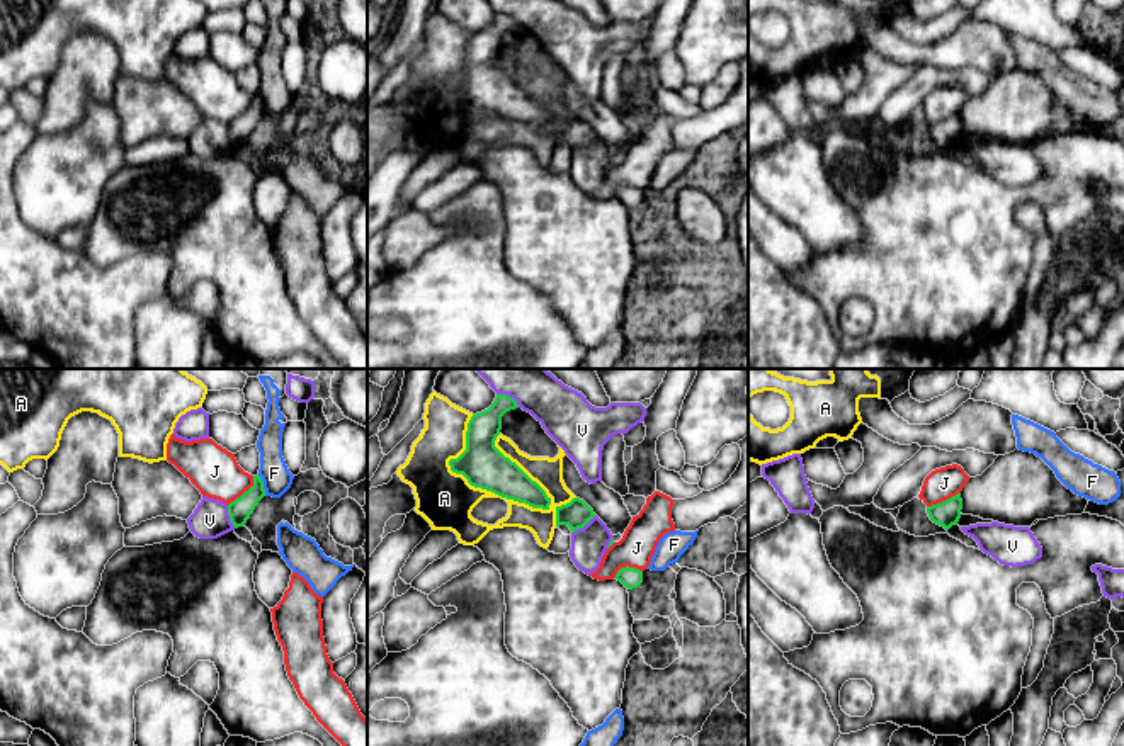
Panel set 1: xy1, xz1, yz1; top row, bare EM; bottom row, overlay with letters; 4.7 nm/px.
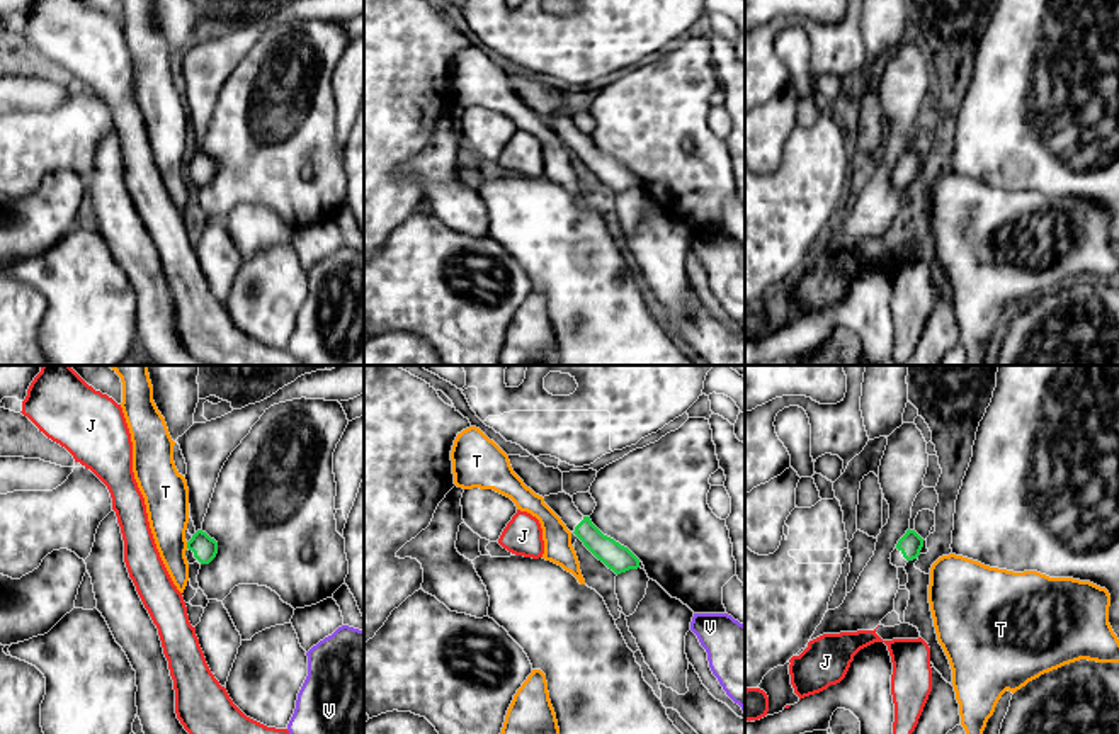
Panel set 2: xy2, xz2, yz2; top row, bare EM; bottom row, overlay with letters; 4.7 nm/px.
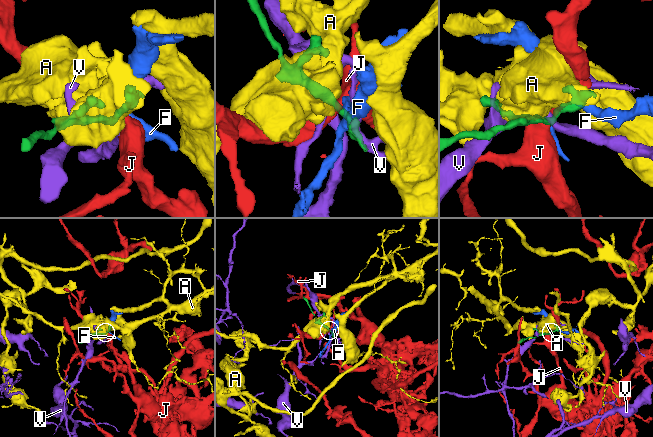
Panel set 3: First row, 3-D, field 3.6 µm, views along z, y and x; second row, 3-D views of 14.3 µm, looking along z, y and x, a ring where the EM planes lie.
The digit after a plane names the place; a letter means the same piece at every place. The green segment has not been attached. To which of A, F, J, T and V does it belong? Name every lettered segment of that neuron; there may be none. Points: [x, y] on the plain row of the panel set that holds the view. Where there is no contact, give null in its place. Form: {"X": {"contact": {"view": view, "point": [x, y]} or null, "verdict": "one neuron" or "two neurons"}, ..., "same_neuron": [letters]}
{"A": {"contact": {"view": "xz1", "point": [471, 104]}, "verdict": "two neurons"}, "F": {"contact": {"view": "xy1", "point": [262, 104]}, "verdict": "two neurons"}, "J": {"contact": {"view": "xy1", "point": [245, 111]}, "verdict": "two neurons"}, "T": {"contact": {"view": "xy2", "point": [187, 165]}, "verdict": "two neurons"}, "V": {"contact": {"view": "xz1", "point": [509, 16]}, "verdict": "two neurons"}, "same_neuron": []}

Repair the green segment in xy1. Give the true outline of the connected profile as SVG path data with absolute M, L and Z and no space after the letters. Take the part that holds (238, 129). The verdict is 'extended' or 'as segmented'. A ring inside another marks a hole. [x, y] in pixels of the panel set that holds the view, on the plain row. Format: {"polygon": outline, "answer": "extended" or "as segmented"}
{"polygon": "M257 93L253 95L253 105L228 124L228 134L235 148L243 146L247 143L247 139L250 138L255 126L264 116L264 100Z", "answer": "as segmented"}

